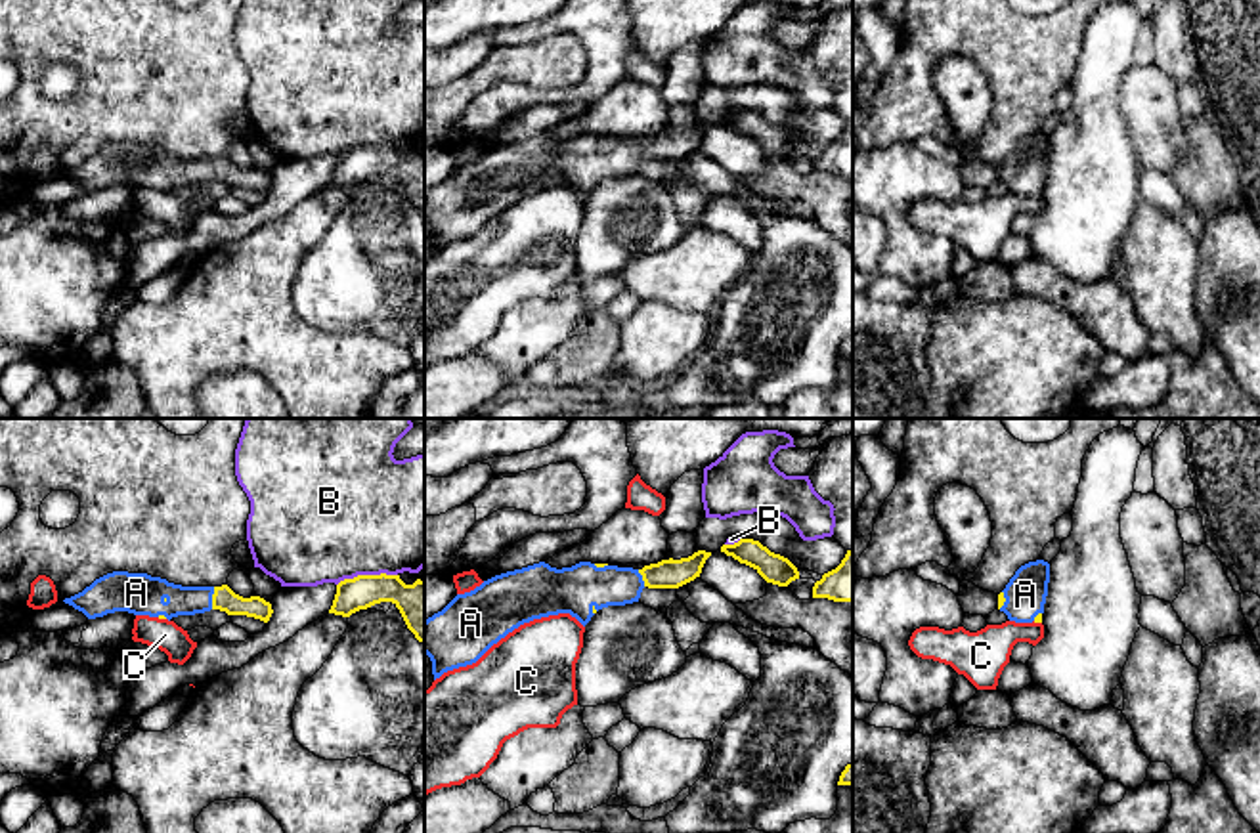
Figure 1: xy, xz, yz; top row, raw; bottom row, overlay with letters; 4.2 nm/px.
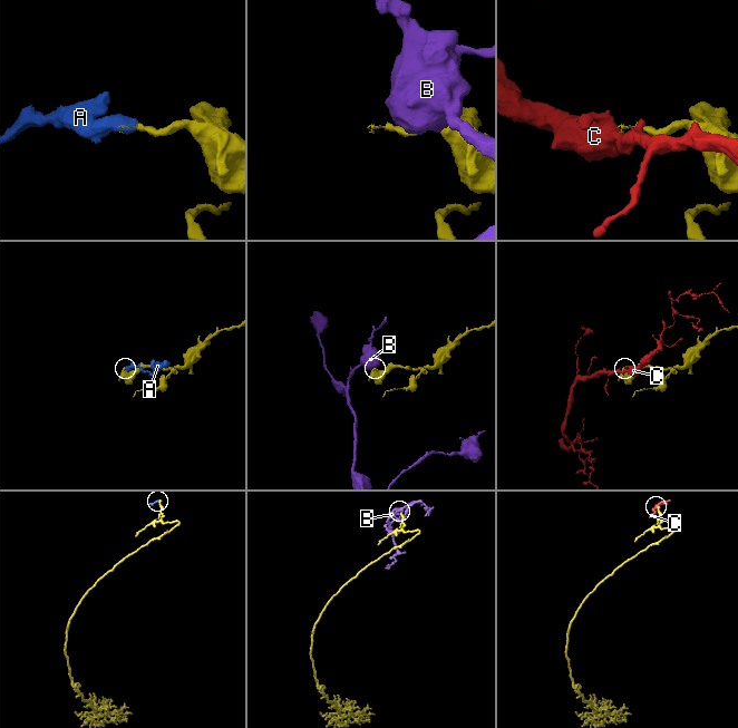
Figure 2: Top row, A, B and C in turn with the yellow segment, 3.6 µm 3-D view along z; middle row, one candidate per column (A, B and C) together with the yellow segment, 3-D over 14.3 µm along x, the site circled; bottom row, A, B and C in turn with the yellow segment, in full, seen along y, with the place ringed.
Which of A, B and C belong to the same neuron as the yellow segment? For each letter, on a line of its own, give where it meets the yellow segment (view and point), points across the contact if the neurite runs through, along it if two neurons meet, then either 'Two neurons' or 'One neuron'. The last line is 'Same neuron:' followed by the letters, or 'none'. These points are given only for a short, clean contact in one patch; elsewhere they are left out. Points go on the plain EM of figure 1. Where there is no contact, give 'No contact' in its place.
A: Touches yellow at xy (213, 170). Path across: xy (224, 170), (213, 170), (180, 172). One neuron
B: Touches yellow at xy (366, 148). Boundary: xy (396, 146), (358, 146), (345, 149), (337, 157). Two neurons
C: Touches yellow at xy (161, 190). Boundary: xy (157, 190), (165, 192). Two neurons
Same neuron: A

